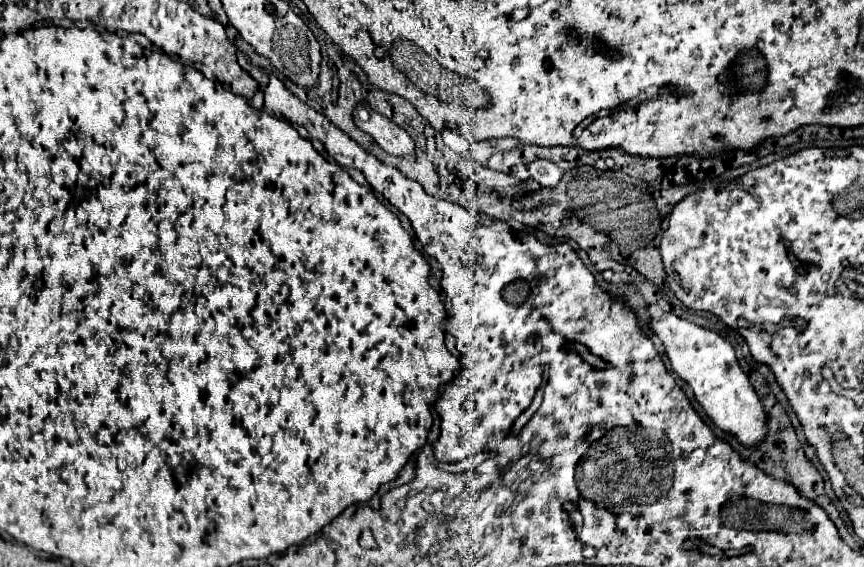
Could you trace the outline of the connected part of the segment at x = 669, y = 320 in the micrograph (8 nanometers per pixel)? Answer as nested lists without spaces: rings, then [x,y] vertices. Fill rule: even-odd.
[[[673,312],[651,316],[649,328],[659,336],[671,368],[693,388],[697,402],[703,406],[713,424],[725,434],[733,434],[745,448],[757,448],[769,432],[767,414],[761,398],[737,362],[733,346],[717,332],[681,320]]]

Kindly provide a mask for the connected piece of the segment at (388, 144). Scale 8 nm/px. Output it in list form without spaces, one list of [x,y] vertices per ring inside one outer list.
[[[371,116],[369,124],[361,124],[357,122],[357,126],[371,134],[375,138],[375,142],[393,156],[409,156],[415,153],[415,143],[413,139],[401,130],[397,124],[393,124],[391,120],[387,120],[385,116]]]

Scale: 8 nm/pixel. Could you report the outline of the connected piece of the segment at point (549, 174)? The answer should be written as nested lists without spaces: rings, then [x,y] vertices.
[[[537,160],[529,164],[529,172],[531,172],[531,178],[537,180],[543,188],[555,188],[563,178],[563,170],[557,164],[547,160]]]

